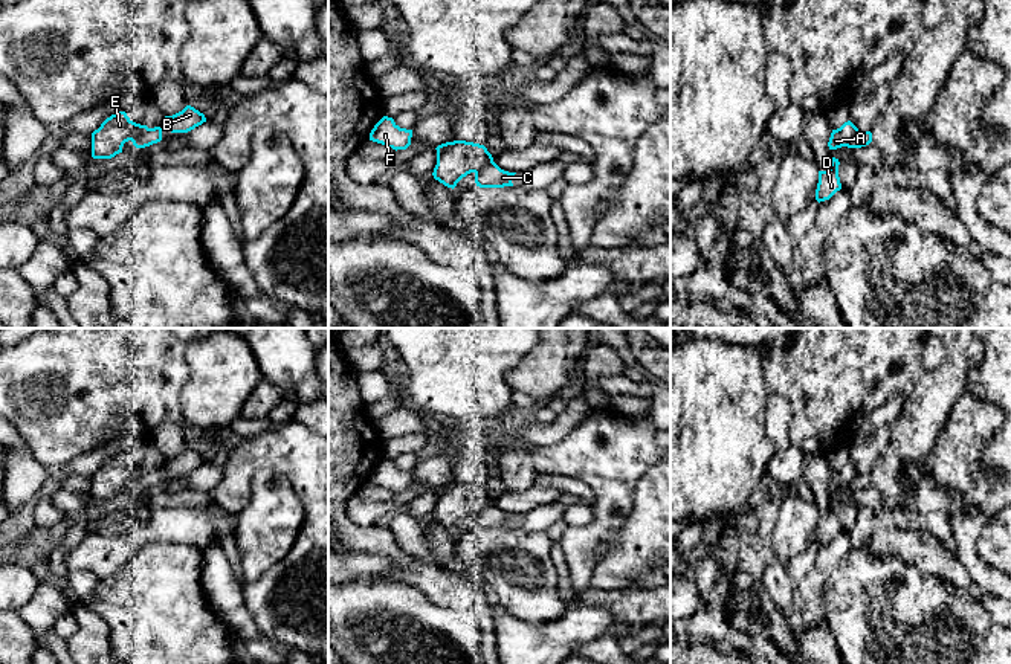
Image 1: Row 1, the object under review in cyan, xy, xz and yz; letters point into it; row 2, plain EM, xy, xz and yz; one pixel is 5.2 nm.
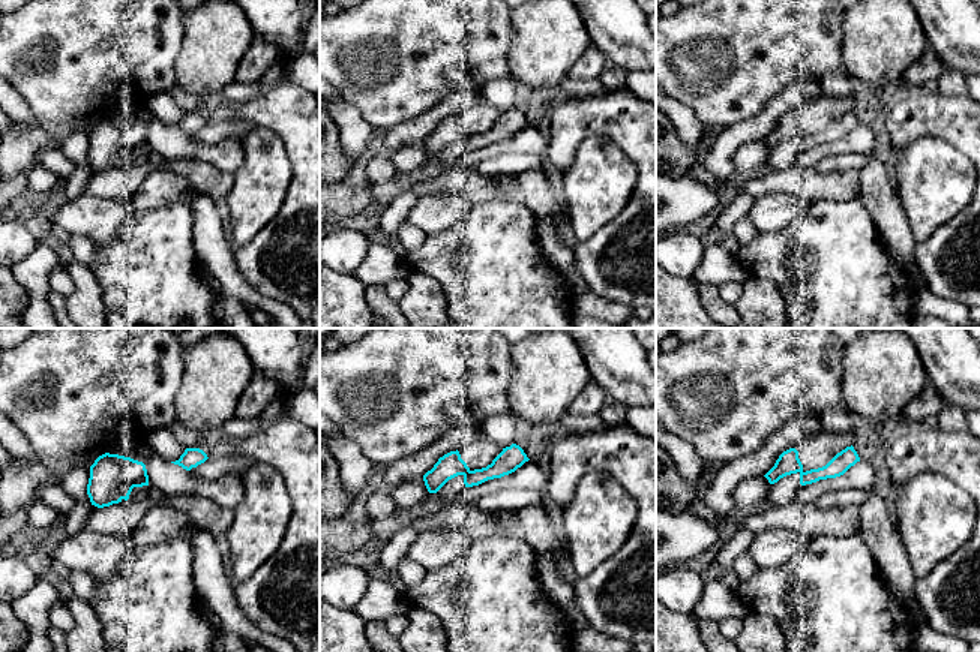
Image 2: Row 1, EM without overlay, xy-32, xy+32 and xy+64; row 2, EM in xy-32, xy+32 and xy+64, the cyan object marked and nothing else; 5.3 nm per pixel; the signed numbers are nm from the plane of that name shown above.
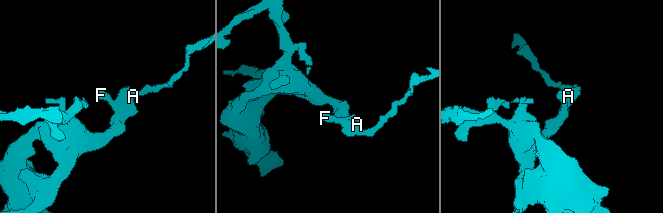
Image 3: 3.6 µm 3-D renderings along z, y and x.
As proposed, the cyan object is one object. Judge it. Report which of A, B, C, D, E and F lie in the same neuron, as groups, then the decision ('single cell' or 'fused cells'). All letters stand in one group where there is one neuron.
groups A D E F / B C; fused cells

